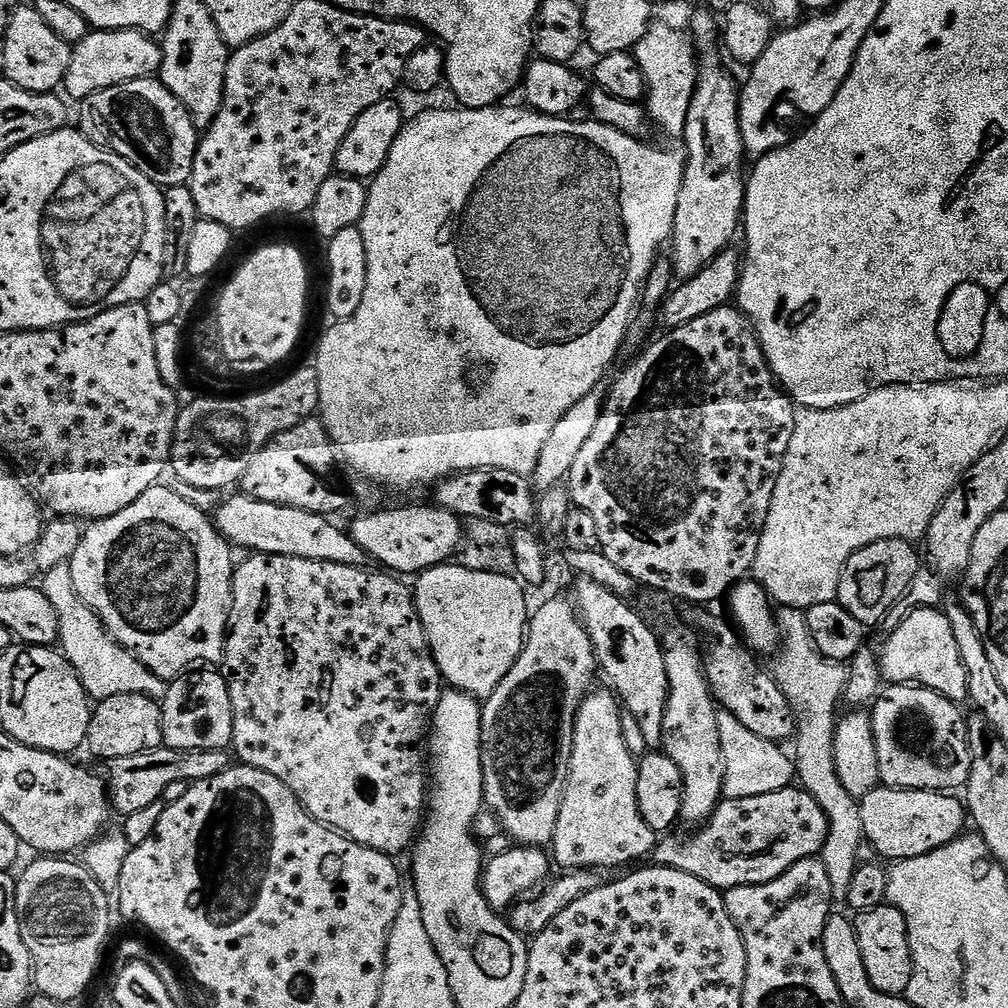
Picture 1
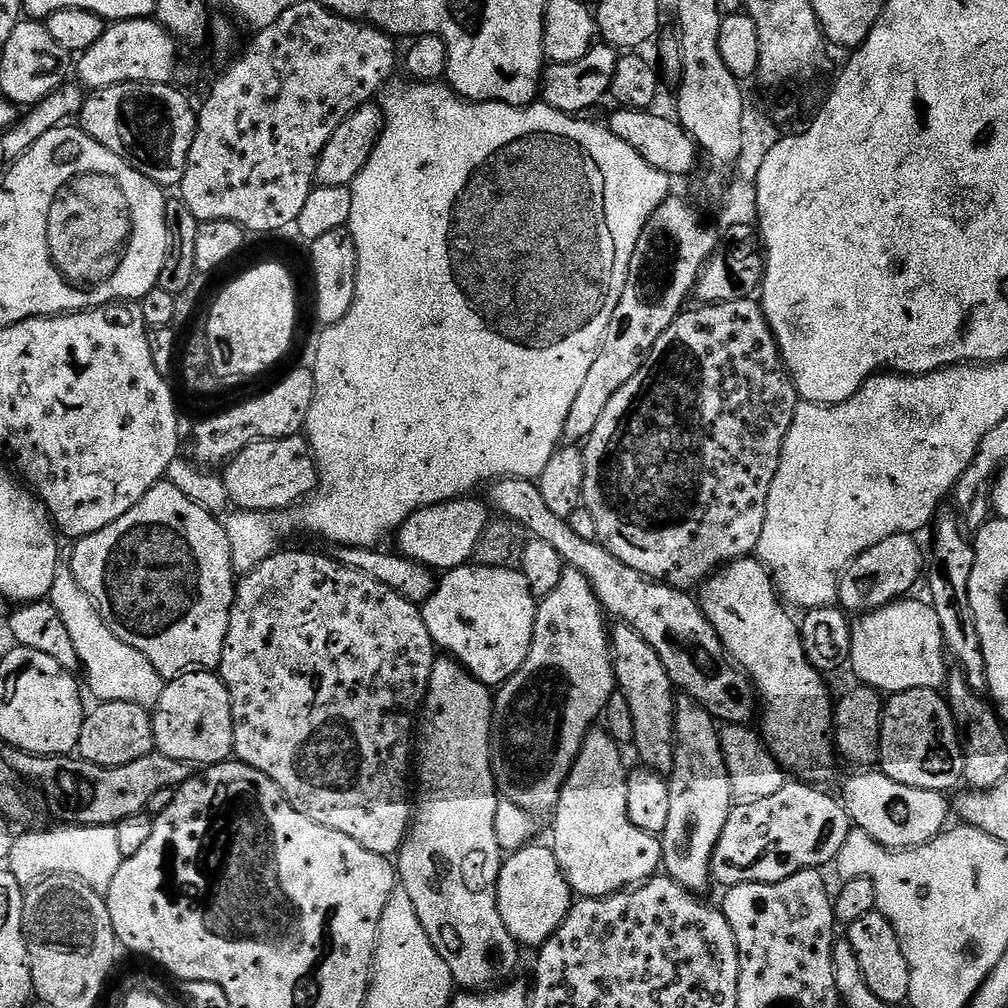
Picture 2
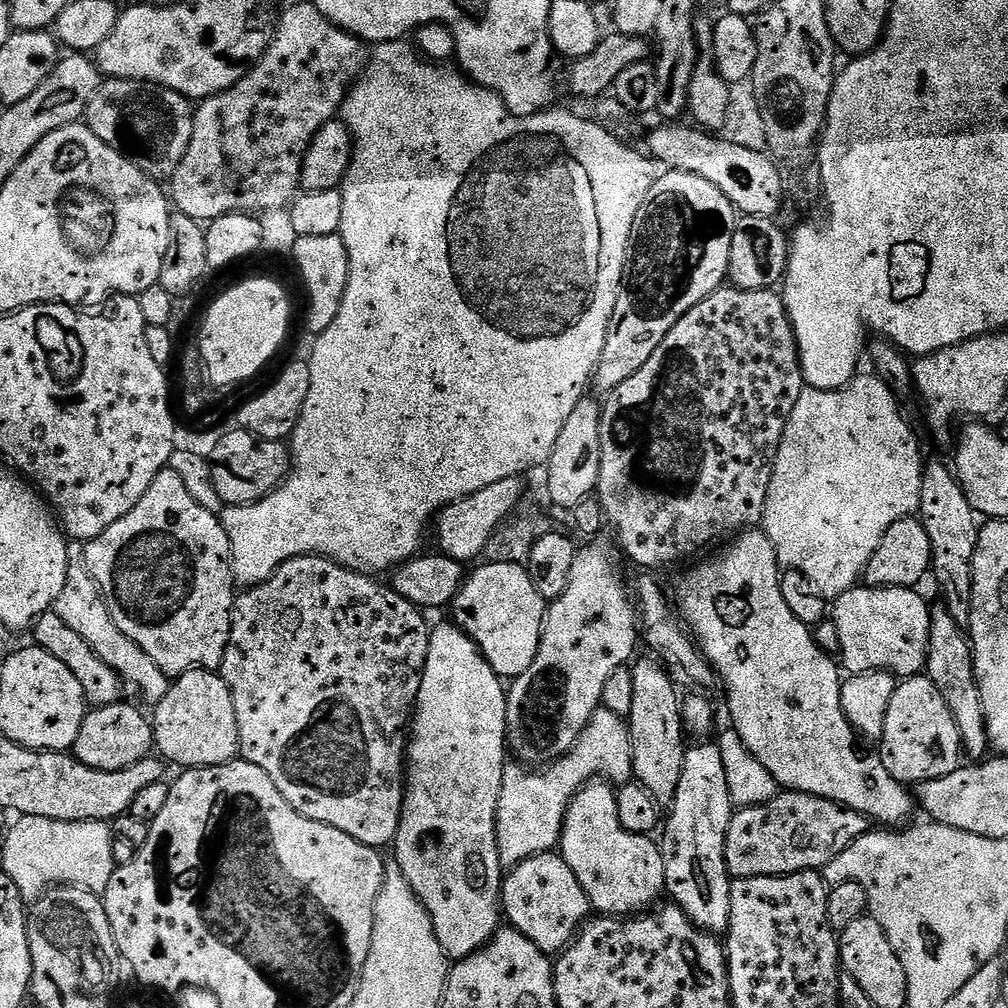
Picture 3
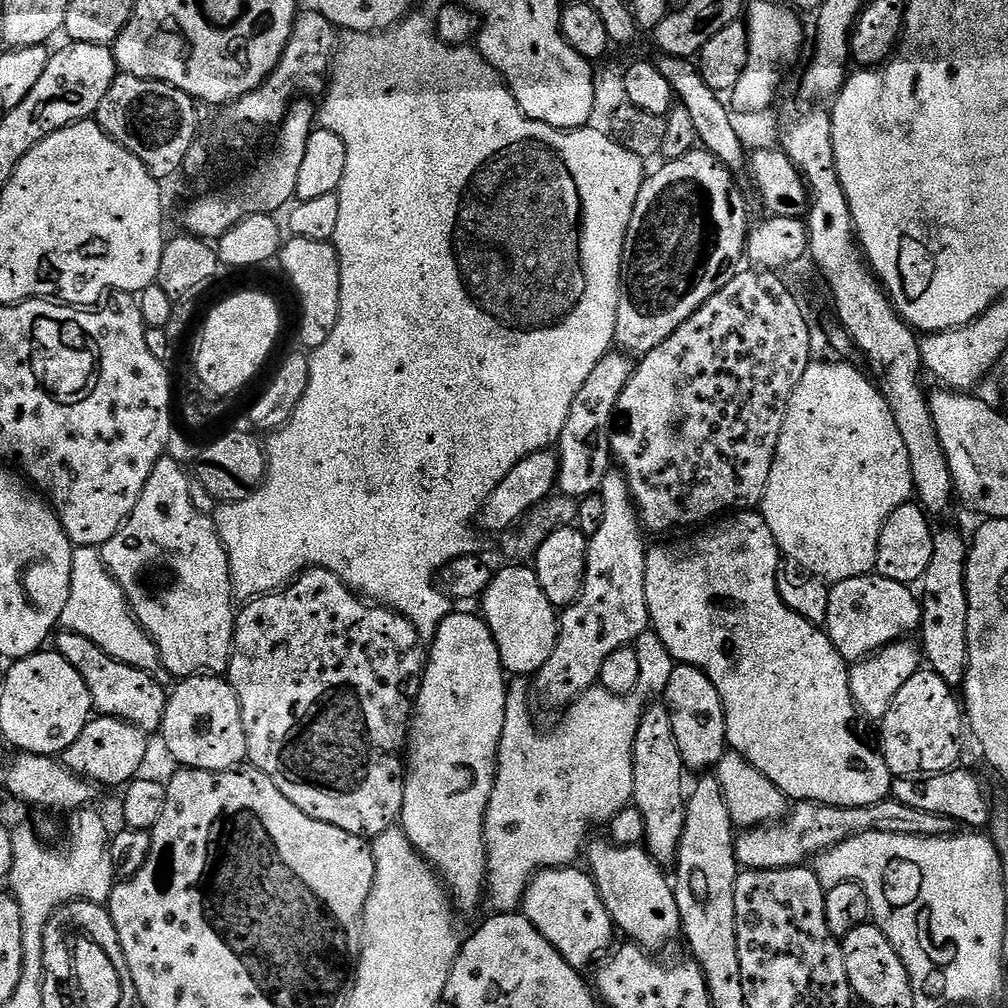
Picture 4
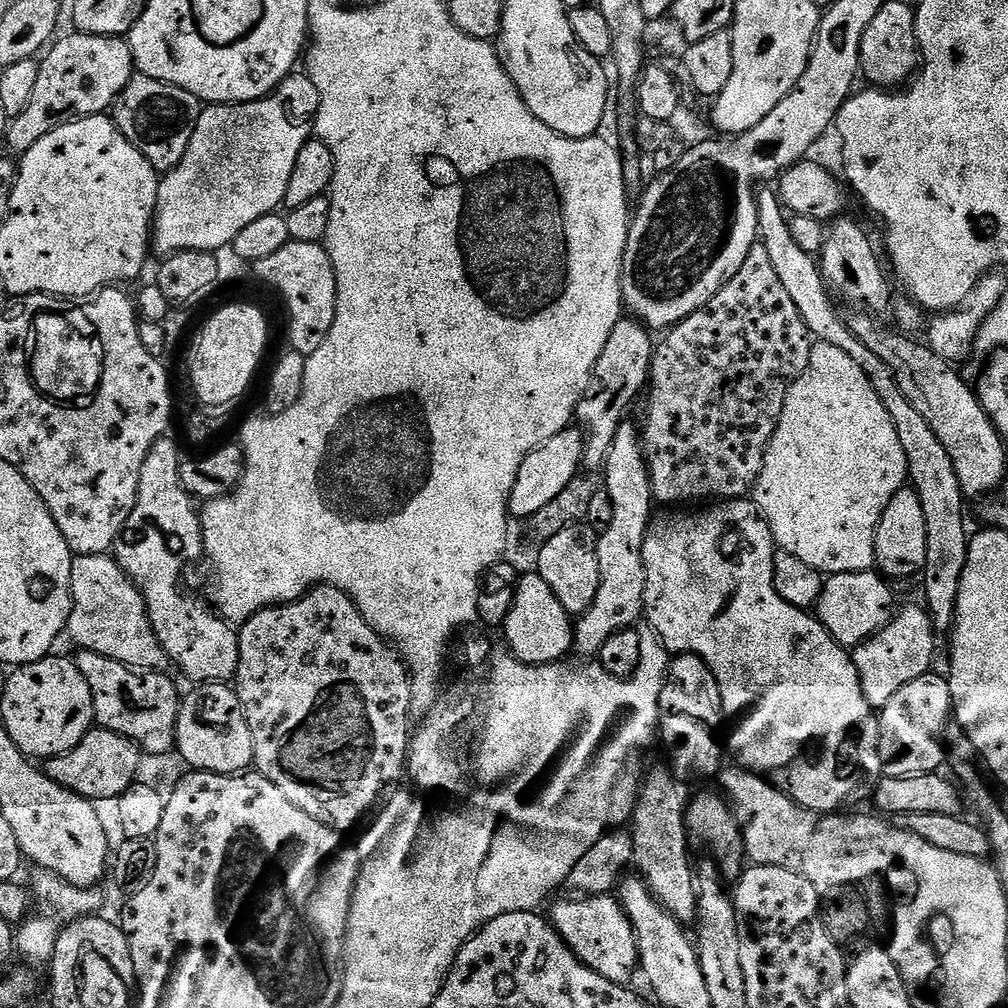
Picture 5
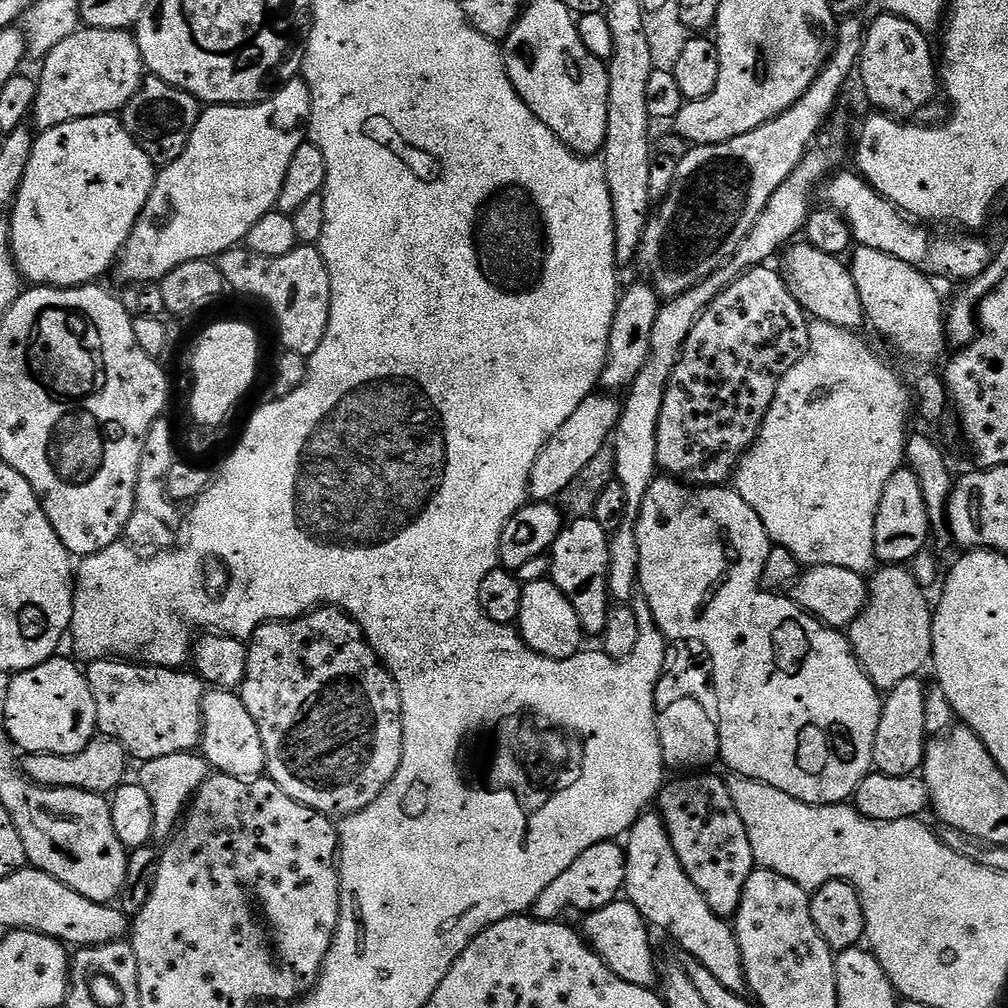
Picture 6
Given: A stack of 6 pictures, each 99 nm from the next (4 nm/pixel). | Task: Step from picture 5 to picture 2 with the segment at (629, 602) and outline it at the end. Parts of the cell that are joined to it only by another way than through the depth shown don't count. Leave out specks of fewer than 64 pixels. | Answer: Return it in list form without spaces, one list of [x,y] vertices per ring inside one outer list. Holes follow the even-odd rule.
[[[565,567],[562,574],[562,582],[558,582],[558,586],[554,586],[552,593],[539,601],[536,610],[536,629],[534,630],[534,638],[532,639],[530,654],[526,658],[526,662],[522,662],[518,674],[514,674],[505,684],[499,685],[498,691],[495,693],[492,767],[498,773],[498,780],[502,785],[503,791],[504,788],[508,791],[505,792],[507,799],[511,800],[513,804],[517,804],[519,808],[525,808],[527,812],[541,814],[540,812],[546,811],[547,808],[548,811],[555,809],[560,797],[560,790],[572,772],[572,763],[576,760],[576,756],[584,745],[584,740],[588,737],[589,732],[593,731],[595,724],[592,723],[599,716],[601,719],[602,713],[607,709],[608,699],[611,698],[613,692],[617,691],[616,670],[610,647],[610,624],[607,624],[604,619],[606,619],[604,607],[600,604],[600,599],[590,586],[590,582],[577,568]]]

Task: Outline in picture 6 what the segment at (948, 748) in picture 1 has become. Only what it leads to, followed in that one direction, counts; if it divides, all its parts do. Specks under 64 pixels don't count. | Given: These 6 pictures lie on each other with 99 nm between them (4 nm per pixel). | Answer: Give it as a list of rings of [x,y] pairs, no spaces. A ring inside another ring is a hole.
[[[920,676],[906,678],[906,682],[898,682],[898,686],[883,697],[878,734],[874,734],[872,763],[875,771],[887,776],[910,776],[923,769],[924,752],[930,737],[926,730],[928,688],[922,681]]]

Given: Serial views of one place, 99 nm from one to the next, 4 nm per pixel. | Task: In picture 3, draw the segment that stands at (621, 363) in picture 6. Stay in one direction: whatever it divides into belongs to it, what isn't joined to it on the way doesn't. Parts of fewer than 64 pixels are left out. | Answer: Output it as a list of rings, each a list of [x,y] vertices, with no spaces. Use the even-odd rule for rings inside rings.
[[[585,398],[570,410],[558,442],[550,454],[546,471],[548,471],[548,496],[560,508],[571,510],[577,508],[583,500],[589,499],[596,491],[598,470],[602,462],[602,430],[600,429],[601,401]]]

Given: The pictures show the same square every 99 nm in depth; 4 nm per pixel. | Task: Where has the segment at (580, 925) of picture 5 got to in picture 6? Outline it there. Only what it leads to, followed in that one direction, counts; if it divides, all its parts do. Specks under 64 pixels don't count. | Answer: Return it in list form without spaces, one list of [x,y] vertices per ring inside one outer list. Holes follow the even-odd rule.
[[[617,898],[613,904],[602,906],[597,912],[589,912],[583,917],[582,935],[588,945],[610,966],[610,970],[622,982],[630,982],[633,986],[655,989],[658,984],[658,968],[656,972],[656,956],[652,953],[652,936],[648,921],[638,914],[638,910],[627,898]]]

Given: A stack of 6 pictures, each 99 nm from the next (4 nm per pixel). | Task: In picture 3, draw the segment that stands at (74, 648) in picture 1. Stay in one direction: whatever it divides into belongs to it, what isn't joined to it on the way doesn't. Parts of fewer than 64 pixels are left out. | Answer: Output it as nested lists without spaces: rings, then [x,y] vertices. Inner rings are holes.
[[[72,542],[68,545],[66,586],[62,586],[62,594],[58,594],[54,610],[58,618],[62,618],[66,626],[70,626],[70,630],[82,634],[82,638],[90,642],[94,654],[98,654],[98,658],[102,658],[106,666],[113,668],[131,687],[133,684],[144,695],[144,700],[149,706],[158,705],[162,702],[162,698],[166,698],[170,677],[156,665],[150,654],[146,654],[146,650],[142,650],[142,646],[130,642],[130,638],[126,638],[126,634],[122,634],[122,630],[114,626],[114,618],[110,618],[110,610],[106,606],[104,595],[94,582],[90,570],[84,565],[83,543]]]

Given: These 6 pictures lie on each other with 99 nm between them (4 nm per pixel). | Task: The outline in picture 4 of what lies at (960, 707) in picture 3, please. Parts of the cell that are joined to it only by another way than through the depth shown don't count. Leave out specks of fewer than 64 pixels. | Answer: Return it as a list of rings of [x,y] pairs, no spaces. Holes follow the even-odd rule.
[[[937,527],[933,531],[932,541],[934,555],[930,558],[930,566],[926,566],[924,579],[918,584],[920,602],[918,643],[927,667],[934,674],[938,674],[942,682],[946,682],[949,687],[956,690],[963,685],[964,675],[968,669],[968,595],[964,575],[968,565],[970,544],[952,528]]]

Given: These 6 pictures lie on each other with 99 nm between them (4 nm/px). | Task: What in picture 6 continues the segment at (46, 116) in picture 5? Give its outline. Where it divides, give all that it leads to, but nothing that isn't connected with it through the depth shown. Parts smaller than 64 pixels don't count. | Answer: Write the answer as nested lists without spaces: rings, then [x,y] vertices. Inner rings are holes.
[[[81,27],[65,41],[59,42],[50,50],[42,61],[40,76],[36,86],[36,104],[32,107],[31,123],[37,129],[62,126],[66,122],[74,122],[78,118],[91,116],[107,116],[123,110],[134,98],[136,91],[146,75],[144,59],[138,50],[138,42],[131,31],[119,28],[118,30],[102,30],[101,28]]]

